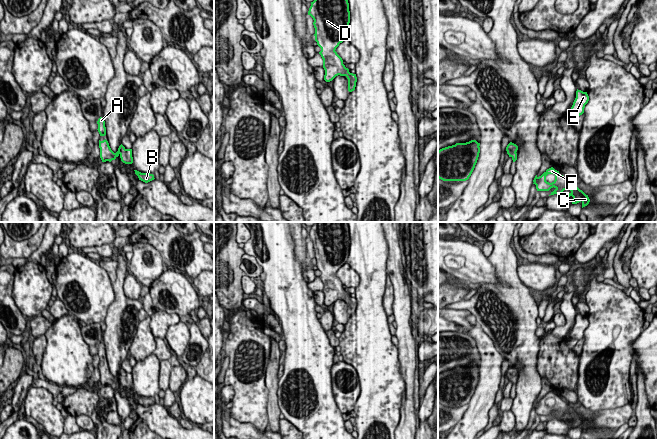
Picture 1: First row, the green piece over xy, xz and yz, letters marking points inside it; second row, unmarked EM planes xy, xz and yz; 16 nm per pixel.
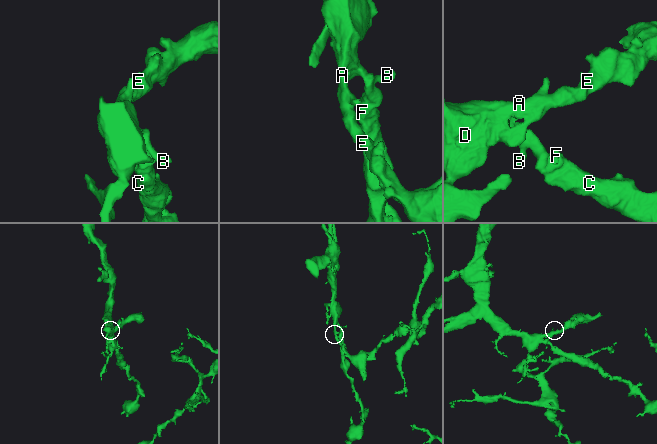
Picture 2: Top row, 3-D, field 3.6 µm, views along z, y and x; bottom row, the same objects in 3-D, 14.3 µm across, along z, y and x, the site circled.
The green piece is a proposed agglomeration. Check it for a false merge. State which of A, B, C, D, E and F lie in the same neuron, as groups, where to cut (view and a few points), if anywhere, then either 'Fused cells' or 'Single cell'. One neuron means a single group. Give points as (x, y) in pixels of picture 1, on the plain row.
Groups: A B C D E F. No split. Single cell

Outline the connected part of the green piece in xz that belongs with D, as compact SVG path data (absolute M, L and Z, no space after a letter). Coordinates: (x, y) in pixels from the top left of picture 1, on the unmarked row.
M315 222L308 235L314 246L315 265L321 272L324 304L332 305L336 300L346 300L348 315L355 314L357 301L350 297L342 282L335 275L347 263L350 247L350 235L347 222Z

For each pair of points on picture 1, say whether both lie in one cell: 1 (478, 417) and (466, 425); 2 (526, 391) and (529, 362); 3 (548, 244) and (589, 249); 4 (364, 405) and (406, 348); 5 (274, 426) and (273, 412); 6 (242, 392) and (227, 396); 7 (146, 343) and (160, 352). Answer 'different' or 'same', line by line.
1: same
2: same
3: different
4: different
5: same
6: different
7: different

